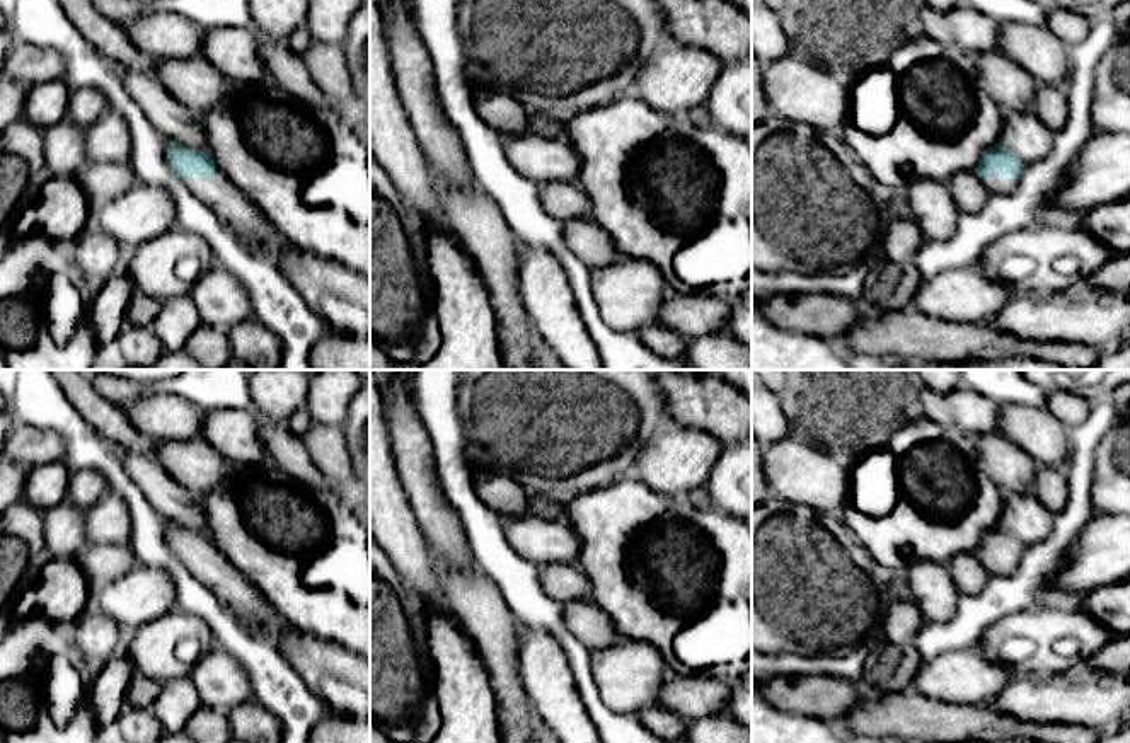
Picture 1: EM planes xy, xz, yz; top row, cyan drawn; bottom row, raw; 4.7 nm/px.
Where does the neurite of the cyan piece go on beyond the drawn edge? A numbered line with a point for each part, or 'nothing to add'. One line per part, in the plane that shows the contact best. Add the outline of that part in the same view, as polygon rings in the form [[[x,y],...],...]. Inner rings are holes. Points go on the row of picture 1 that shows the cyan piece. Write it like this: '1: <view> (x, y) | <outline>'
1: xy (234, 208) | [[[215,167],[213,176],[182,176],[182,181],[251,251],[264,256],[283,239],[262,211],[227,181],[220,167]]]

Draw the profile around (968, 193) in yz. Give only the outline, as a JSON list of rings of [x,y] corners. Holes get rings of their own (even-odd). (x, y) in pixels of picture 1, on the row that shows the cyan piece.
[[[973,170],[954,174],[946,181],[946,184],[954,204],[965,213],[978,211],[989,198],[989,189]]]

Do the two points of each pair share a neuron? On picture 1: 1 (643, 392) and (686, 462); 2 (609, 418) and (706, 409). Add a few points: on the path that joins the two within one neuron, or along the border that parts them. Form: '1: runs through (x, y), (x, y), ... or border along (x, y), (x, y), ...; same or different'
1: border along (663, 426), (651, 438); different
2: border along (658, 387), (663, 394), (667, 418); different

